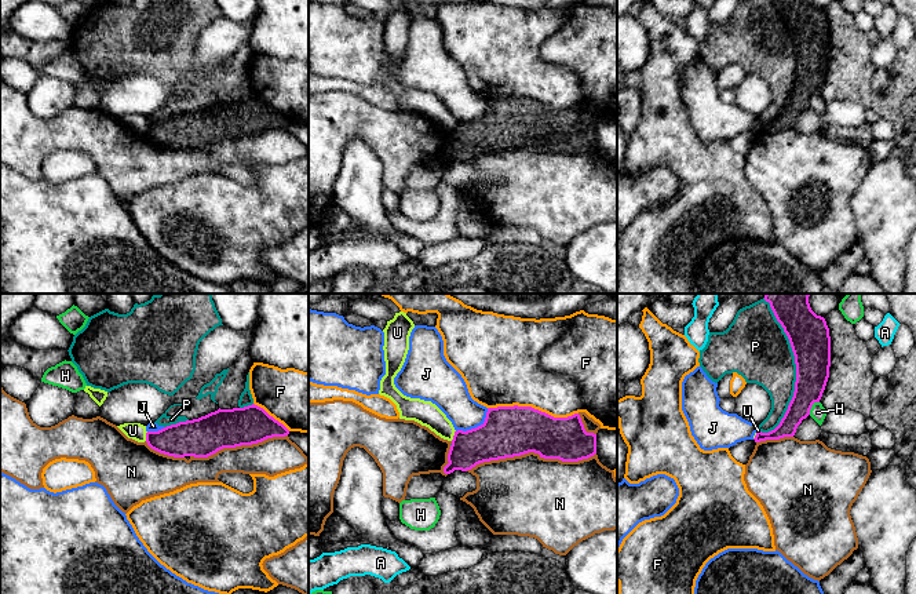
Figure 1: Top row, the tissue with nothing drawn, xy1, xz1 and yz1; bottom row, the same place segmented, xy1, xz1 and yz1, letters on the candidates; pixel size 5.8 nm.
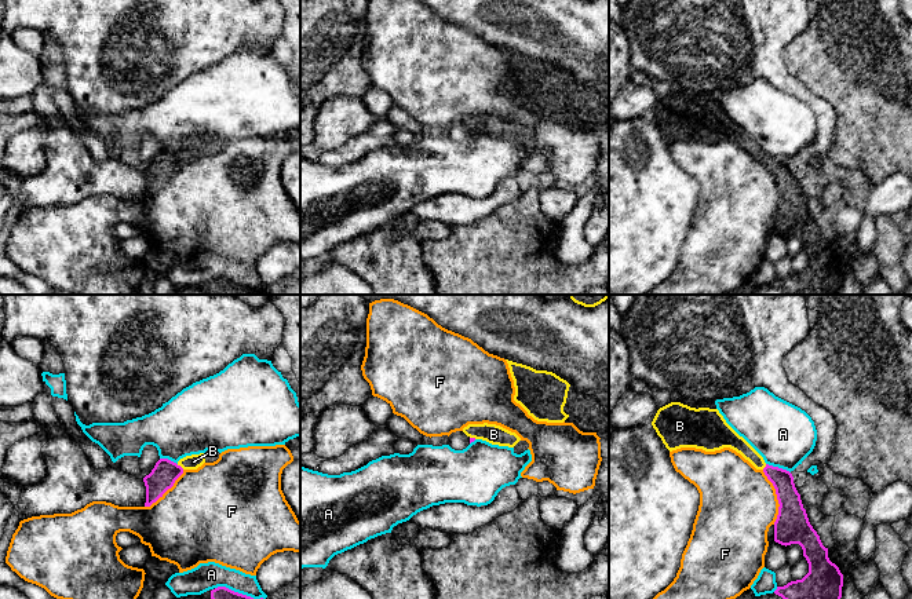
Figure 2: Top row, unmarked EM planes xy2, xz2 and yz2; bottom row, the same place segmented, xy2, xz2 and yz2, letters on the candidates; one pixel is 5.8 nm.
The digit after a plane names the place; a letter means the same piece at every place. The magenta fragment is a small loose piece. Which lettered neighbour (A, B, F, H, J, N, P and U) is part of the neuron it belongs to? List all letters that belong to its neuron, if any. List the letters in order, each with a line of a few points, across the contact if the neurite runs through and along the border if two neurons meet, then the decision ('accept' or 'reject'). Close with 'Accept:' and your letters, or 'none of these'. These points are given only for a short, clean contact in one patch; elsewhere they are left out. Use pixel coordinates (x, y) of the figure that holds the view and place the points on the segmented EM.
A: reject
B: line xy2 (164, 474), (174, 471), (179, 466), (193, 461); accept
F: reject
H: reject
J: line xz1 (488, 408), (486, 416), (480, 425), (456, 432); reject
N: reject
P: reject
U: line xz1 (455, 430), (451, 440); reject
Accept: B

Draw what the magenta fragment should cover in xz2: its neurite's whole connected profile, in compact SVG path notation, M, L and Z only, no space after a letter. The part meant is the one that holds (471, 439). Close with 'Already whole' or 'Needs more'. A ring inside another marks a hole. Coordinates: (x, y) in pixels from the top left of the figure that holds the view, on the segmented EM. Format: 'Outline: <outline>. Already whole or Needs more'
Outline: M488 423L468 424L463 428L463 432L470 438L470 443L475 439L482 439L492 445L514 448L521 441L515 432Z. Needs more

